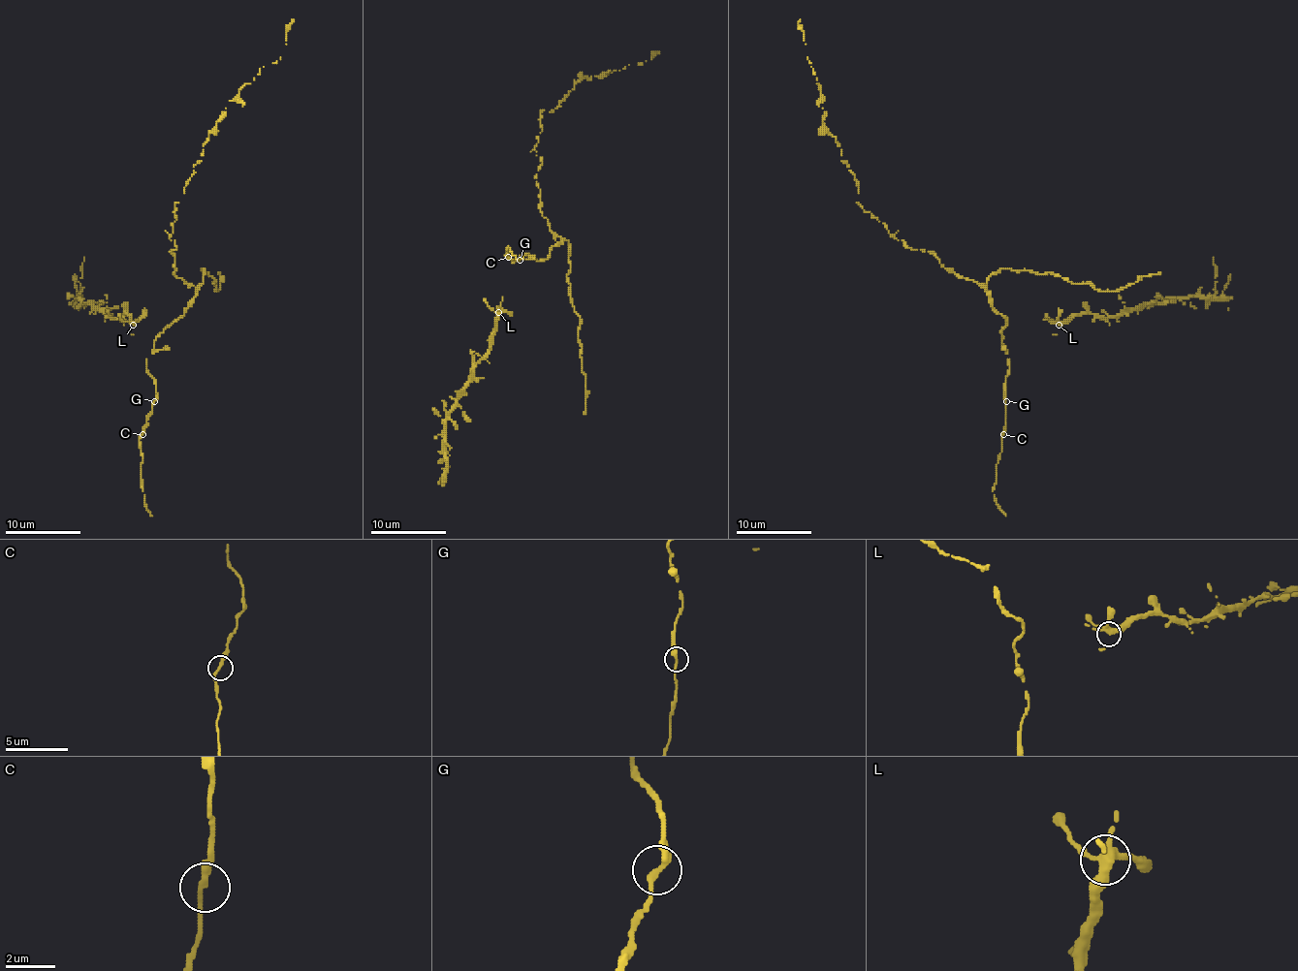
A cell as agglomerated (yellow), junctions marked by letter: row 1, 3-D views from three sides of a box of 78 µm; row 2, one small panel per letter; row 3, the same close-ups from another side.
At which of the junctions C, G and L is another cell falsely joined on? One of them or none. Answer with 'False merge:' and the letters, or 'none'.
False merge: none

